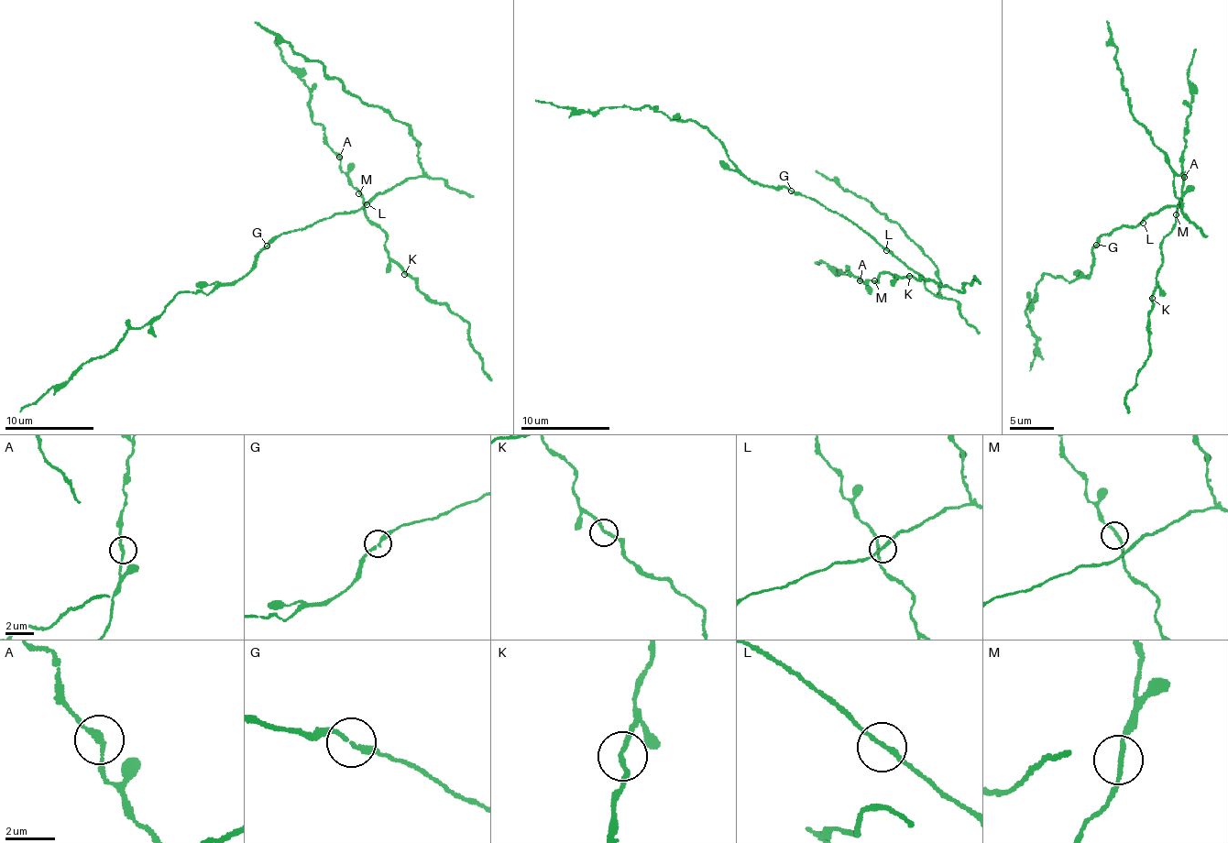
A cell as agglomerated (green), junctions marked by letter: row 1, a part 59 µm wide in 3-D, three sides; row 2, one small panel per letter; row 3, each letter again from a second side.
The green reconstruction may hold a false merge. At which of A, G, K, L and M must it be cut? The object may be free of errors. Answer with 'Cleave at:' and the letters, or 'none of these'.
Cleave at: none of these

